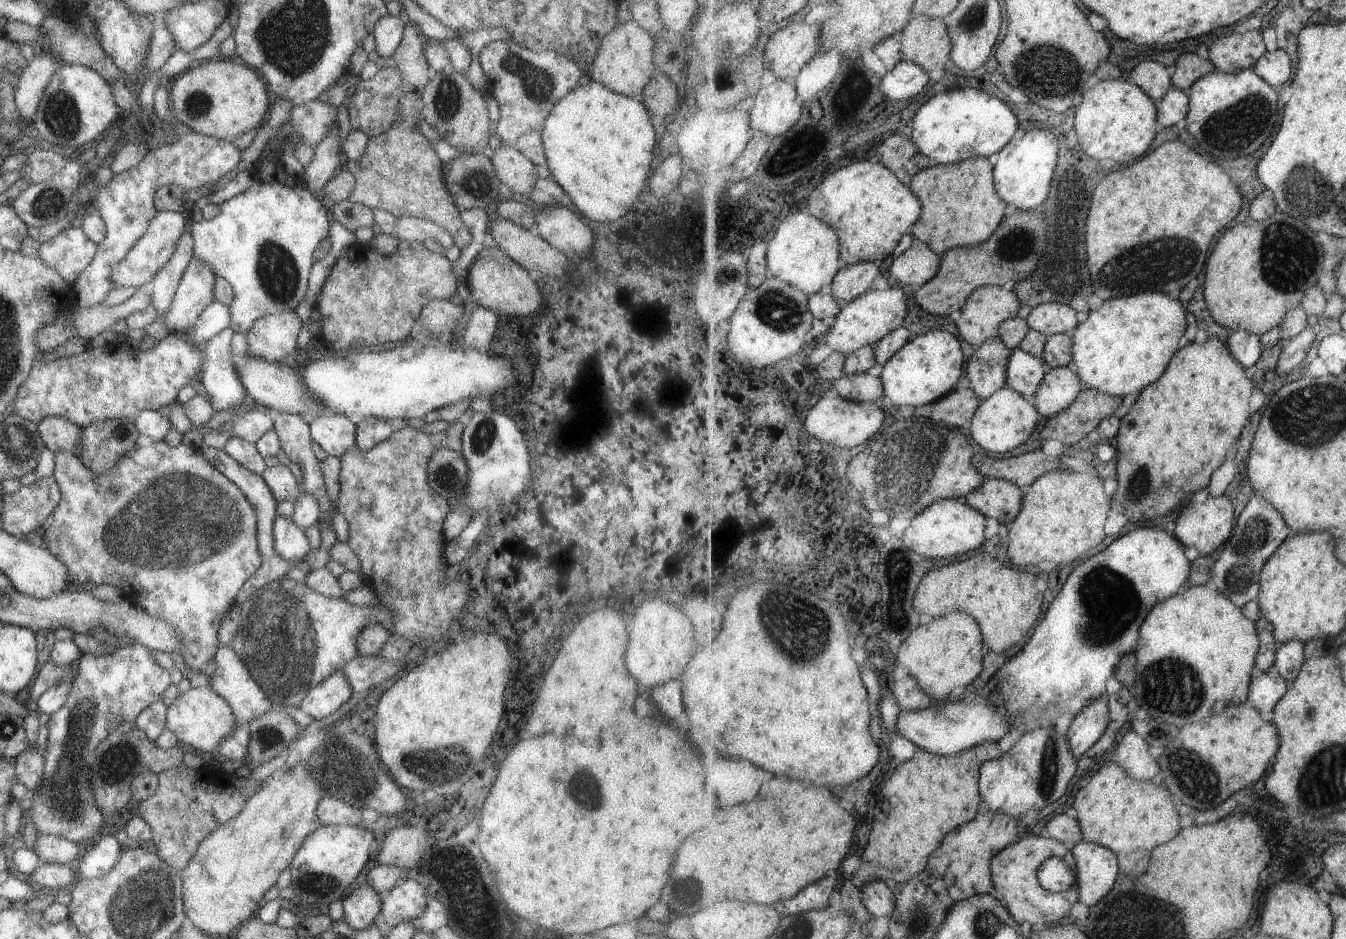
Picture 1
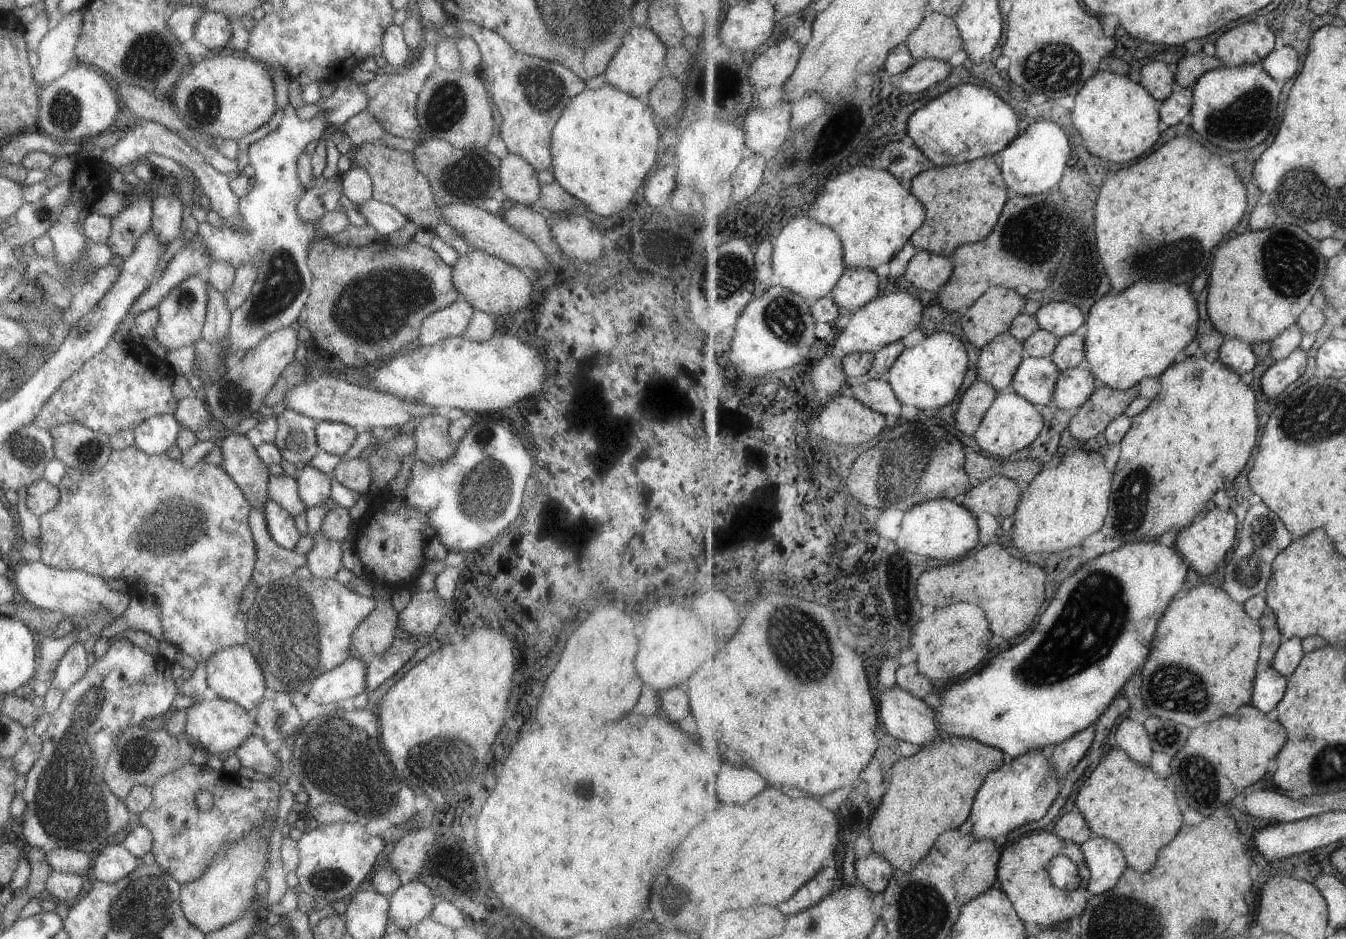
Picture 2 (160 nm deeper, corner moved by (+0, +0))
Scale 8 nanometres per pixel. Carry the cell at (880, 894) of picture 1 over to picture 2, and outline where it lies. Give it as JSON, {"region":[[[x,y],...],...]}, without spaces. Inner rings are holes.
{"region":[[[873,848],[856,862],[856,873],[861,884],[872,893],[884,892],[891,882],[894,866]]]}

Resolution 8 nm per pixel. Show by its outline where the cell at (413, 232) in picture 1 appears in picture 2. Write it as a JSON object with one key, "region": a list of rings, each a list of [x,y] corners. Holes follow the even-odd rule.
{"region":[[[373,198],[356,205],[357,212],[365,218],[366,224],[371,225],[383,238],[401,228],[407,221],[395,207]]]}

